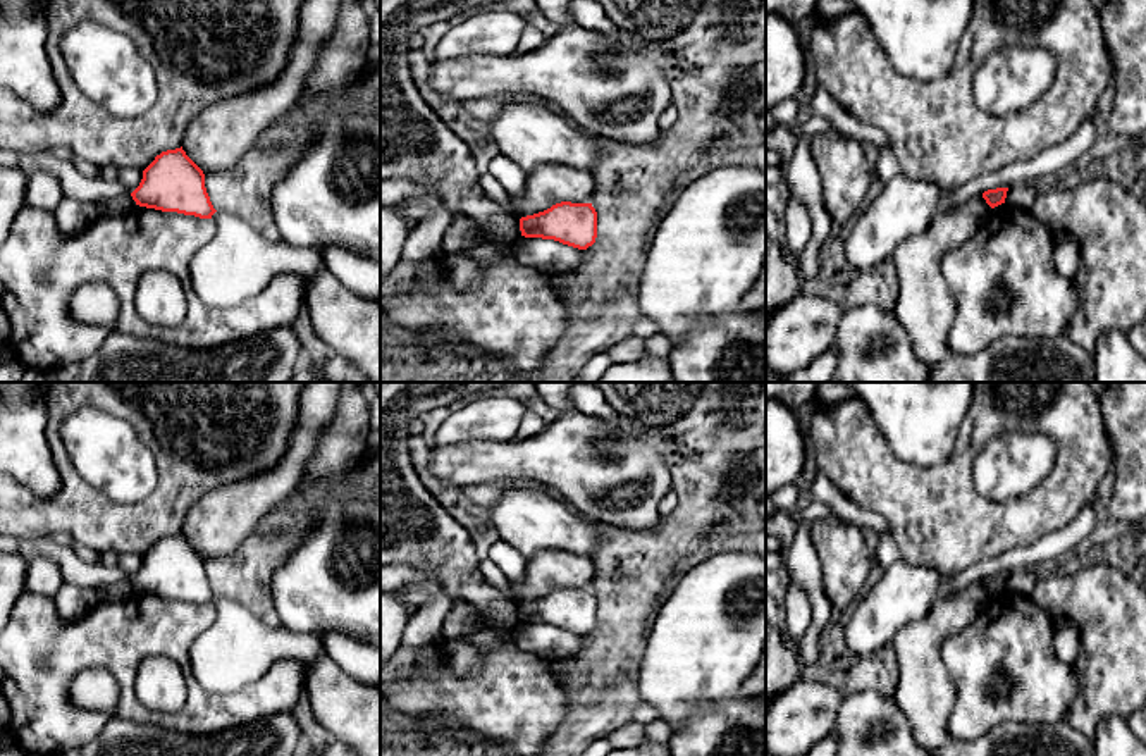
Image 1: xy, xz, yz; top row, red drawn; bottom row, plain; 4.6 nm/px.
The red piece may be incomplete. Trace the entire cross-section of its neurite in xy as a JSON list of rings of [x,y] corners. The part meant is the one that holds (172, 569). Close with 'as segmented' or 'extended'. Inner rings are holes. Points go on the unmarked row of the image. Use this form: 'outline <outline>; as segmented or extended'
outline [[[182,532],[157,541],[131,582],[139,592],[213,608],[213,625],[189,649],[194,679],[212,694],[248,687],[277,660],[311,663],[323,654],[322,634],[267,627],[239,603],[215,596],[203,556]]]; extended

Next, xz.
outline [[[561,587],[551,594],[520,604],[525,623],[554,625],[587,635],[597,623],[597,598],[592,589]]]; as segmented

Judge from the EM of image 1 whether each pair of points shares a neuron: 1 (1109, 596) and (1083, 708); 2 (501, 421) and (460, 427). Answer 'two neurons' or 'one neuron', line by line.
1: one neuron
2: one neuron

